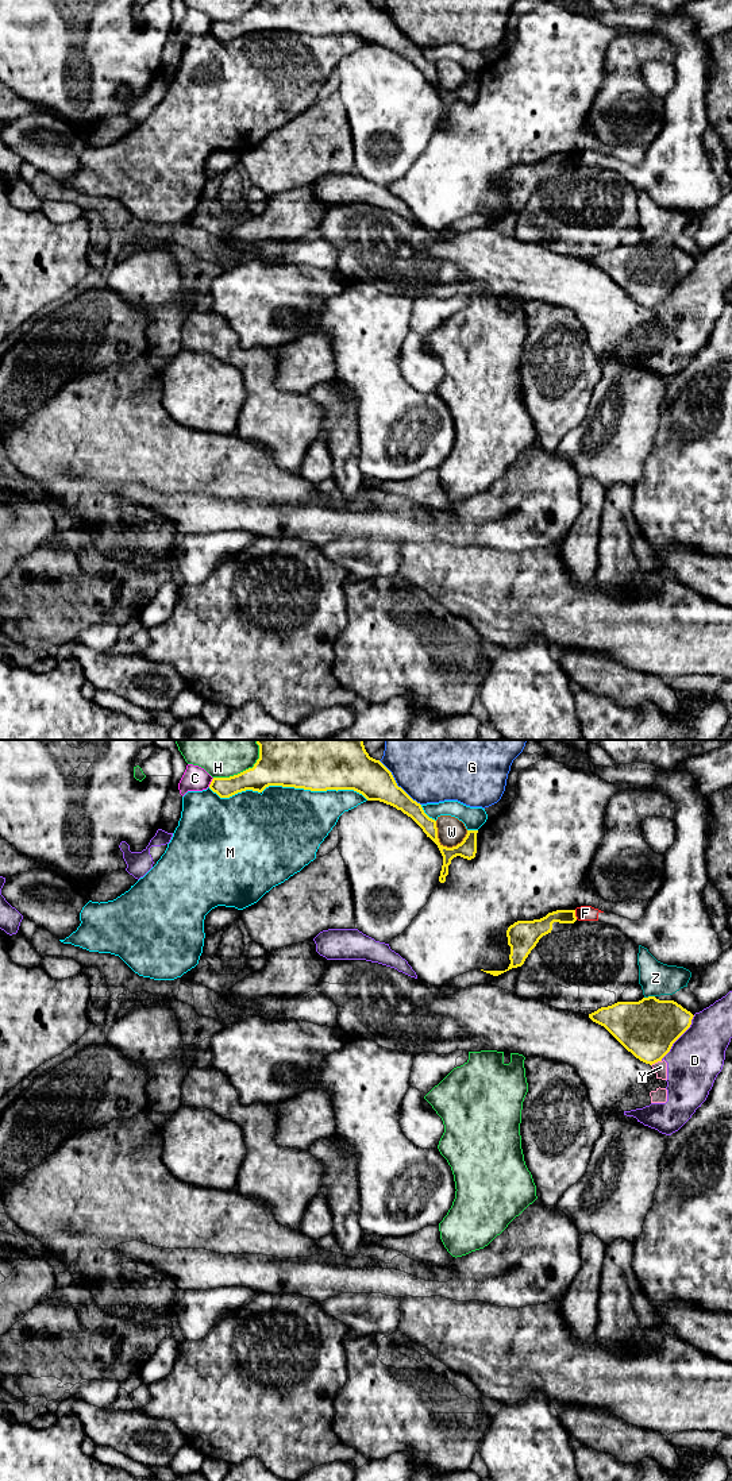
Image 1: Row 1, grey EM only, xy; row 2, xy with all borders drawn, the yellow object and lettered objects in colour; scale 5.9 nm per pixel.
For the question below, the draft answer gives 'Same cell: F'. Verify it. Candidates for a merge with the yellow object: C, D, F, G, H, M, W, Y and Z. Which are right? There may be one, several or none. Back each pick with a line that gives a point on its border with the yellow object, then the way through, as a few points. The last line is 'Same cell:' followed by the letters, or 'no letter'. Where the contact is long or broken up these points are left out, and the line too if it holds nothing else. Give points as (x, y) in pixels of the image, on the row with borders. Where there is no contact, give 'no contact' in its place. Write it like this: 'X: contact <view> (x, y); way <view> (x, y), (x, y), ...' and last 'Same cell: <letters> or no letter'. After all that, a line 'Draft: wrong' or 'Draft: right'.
Same cell: no letter
Draft: wrong

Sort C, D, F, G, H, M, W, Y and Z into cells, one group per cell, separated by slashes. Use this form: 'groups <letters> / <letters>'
groups C / D Y / F / G / H / M / W / Z

